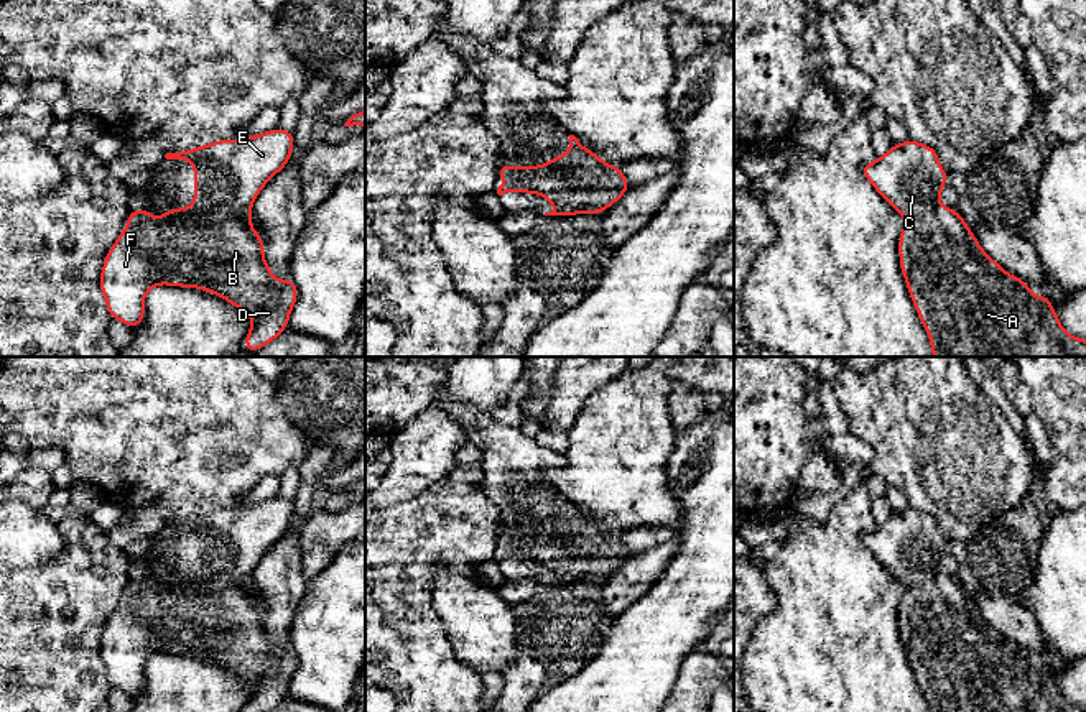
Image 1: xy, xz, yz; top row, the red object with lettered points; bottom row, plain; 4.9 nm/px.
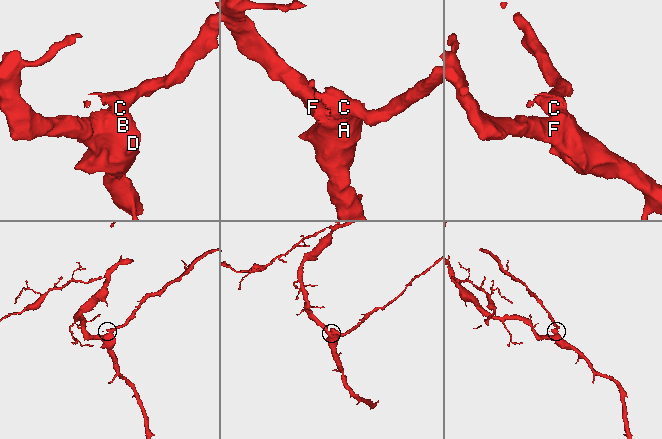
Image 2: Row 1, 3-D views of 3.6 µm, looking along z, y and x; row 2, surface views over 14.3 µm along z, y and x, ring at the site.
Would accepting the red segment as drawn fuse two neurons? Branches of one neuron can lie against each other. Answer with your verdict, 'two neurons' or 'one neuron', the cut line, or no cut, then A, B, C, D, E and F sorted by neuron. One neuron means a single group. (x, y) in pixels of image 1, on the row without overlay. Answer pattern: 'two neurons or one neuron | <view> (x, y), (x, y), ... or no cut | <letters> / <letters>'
two neurons | xy (249, 581), (226, 581), (221, 586), (160, 587) | A B D F / C E

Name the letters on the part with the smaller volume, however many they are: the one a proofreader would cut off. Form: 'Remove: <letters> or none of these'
Remove: C, E

